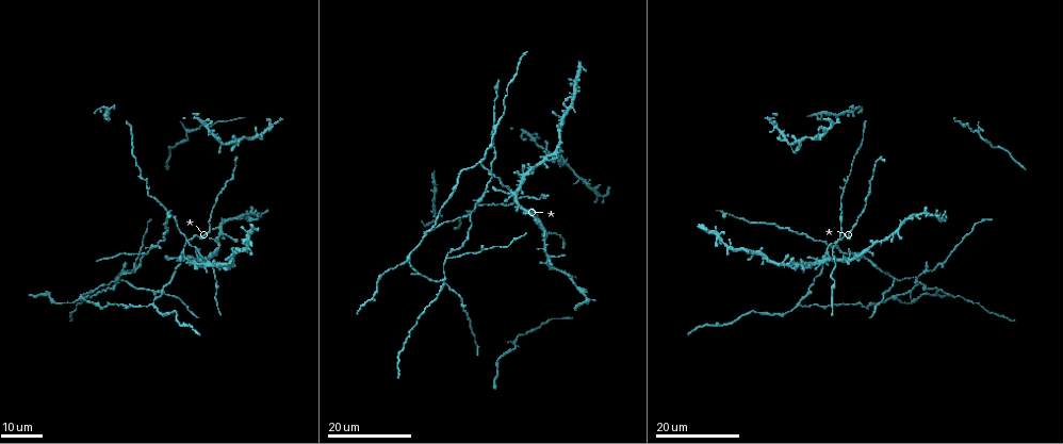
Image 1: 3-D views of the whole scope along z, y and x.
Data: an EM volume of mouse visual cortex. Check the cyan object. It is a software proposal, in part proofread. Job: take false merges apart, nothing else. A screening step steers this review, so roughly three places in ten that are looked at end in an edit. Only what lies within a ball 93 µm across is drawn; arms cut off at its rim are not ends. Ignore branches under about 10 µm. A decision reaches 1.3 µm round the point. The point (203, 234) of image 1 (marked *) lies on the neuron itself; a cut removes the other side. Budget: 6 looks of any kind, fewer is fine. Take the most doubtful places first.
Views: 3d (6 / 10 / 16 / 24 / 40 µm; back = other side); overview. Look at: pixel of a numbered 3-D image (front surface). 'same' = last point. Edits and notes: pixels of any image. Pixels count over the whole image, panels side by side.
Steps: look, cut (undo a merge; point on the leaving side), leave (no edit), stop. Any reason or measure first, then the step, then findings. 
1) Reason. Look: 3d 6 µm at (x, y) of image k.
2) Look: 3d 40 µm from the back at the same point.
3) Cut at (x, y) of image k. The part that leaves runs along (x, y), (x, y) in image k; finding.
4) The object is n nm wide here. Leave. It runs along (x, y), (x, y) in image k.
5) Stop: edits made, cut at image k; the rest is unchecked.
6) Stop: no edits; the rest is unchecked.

Small branch off a trunk. Look: 3d 16 µm at (917, 277) of image 1.

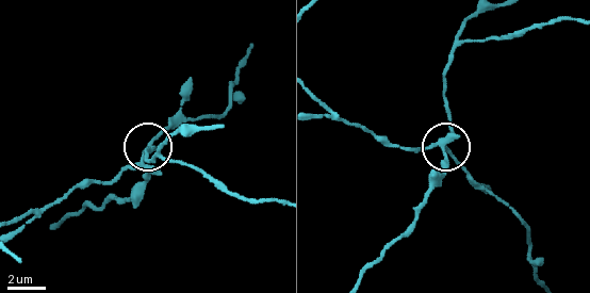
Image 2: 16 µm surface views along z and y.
Look: 3d 6 µm at (447, 149) of image 2.

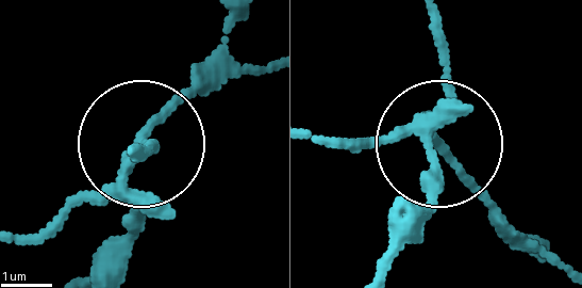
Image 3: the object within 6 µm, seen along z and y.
The side arm is 62 µm long. Cut at (131, 223) of image 3. The part that leaves runs along (419, 128), (432, 188), (381, 264) in image 3; a second neuron is stuck on.

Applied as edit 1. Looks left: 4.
Look: overview.

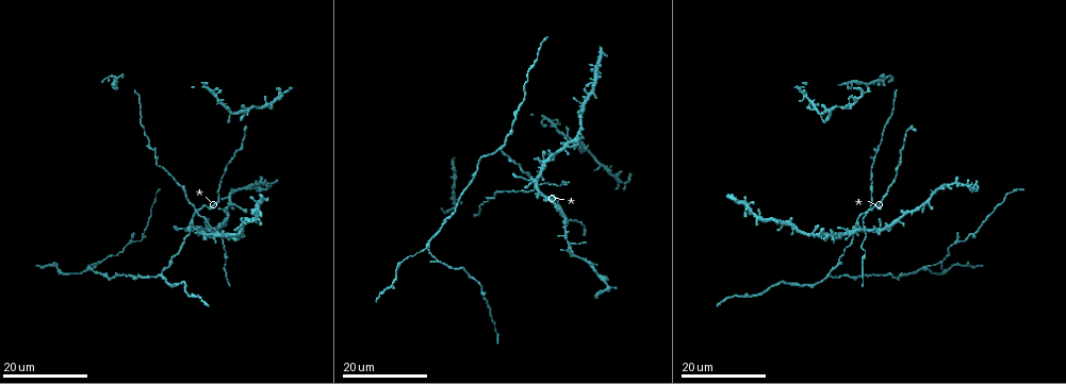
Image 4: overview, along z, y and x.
Four arms meet. Look: 3d 24 µm at (868, 210) of image 4.

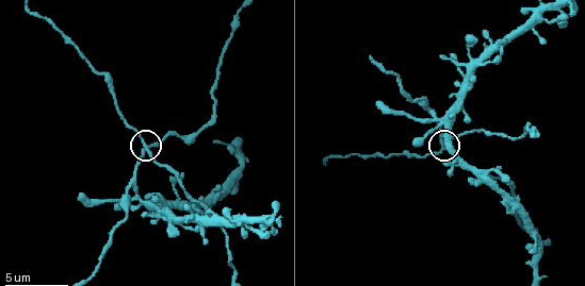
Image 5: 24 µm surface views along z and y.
Look: 3d 6 µm at (144, 148) of image 5.

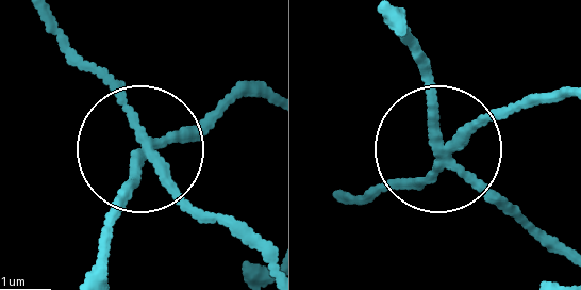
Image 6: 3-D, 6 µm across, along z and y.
Cut at (112, 82) of image 6. The part that leaves runs along (147, 139), (62, 28) in image 6; a second neuron is stuck on.

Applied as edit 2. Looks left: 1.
Look: 3d 10 µm at (132, 185) of image 5.

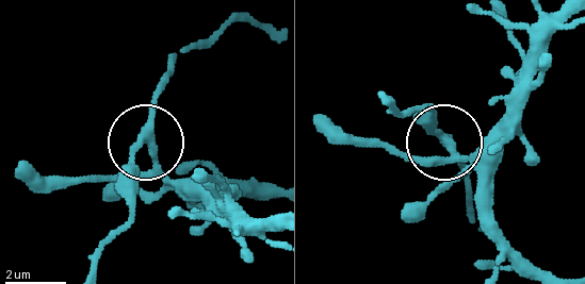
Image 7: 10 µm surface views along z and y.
3 arms meet here. Leave. Continuous, no second neuron.

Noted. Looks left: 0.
Stop: edits made, cut at image 3, cut at image 6; the rest is unchecked.

